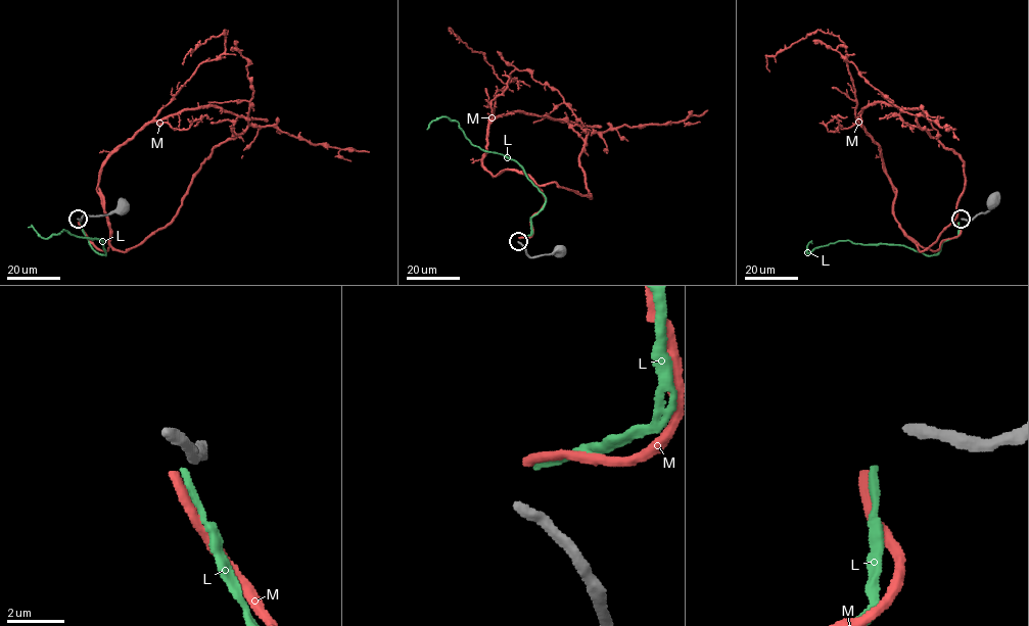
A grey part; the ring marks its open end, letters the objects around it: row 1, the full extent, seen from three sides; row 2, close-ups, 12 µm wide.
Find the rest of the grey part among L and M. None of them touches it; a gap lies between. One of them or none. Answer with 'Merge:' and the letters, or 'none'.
Merge: M

